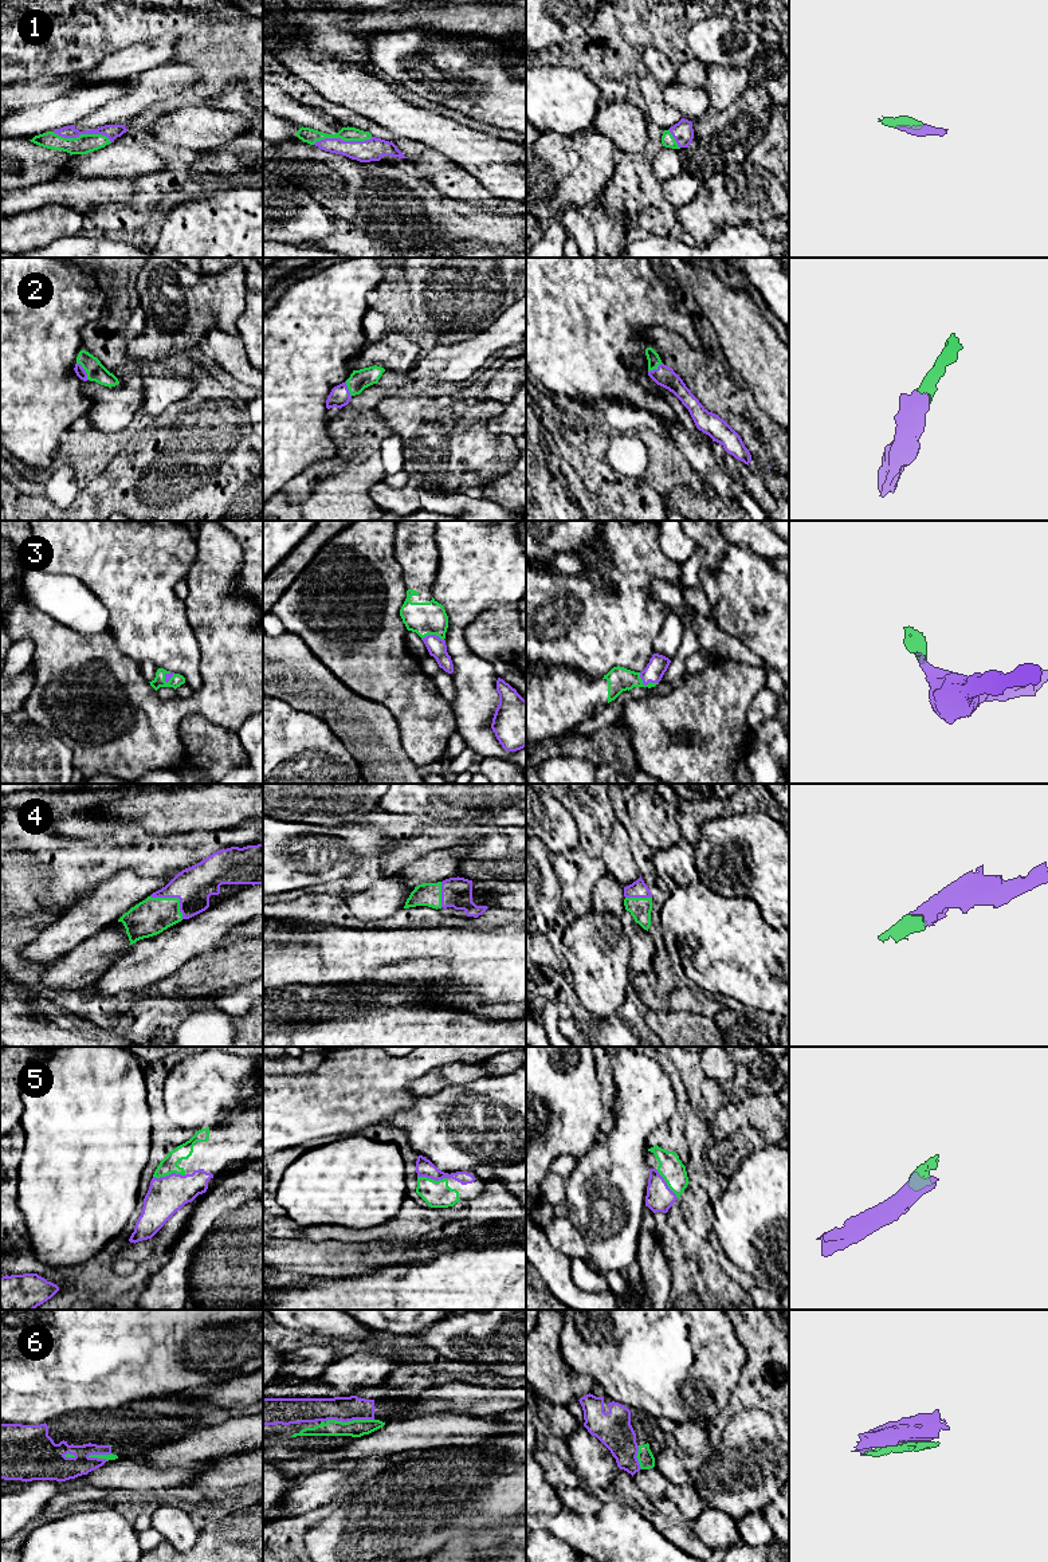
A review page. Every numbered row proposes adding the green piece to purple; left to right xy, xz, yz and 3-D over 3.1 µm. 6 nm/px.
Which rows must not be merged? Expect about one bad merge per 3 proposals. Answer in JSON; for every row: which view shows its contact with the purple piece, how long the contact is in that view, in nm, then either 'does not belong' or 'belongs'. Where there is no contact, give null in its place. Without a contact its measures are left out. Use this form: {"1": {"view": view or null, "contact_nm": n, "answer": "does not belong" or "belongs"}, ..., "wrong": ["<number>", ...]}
{"1": {"view": "xy", "contact_nm": 360, "answer": "belongs"}, "2": {"view": "xy", "contact_nm": 120, "answer": "belongs"}, "3": {"view": "yz", "contact_nm": 140, "answer": "belongs"}, "4": {"view": "xy", "contact_nm": 240, "answer": "belongs"}, "5": {"view": "xy", "contact_nm": 200, "answer": "belongs"}, "6": {"view": "xz", "contact_nm": 280, "answer": "belongs"}, "wrong": []}

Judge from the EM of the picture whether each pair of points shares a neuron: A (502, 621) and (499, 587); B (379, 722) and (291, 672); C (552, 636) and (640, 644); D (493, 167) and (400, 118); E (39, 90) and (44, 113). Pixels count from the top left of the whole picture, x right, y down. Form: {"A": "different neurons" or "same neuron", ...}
{"A": "different neurons", "B": "same neuron", "C": "same neuron", "D": "same neuron", "E": "different neurons"}

